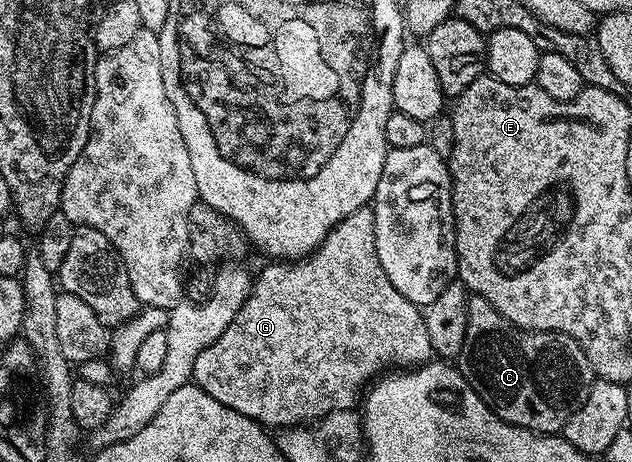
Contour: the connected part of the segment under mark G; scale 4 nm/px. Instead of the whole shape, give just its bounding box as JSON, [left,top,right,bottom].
[192,208,434,428]

